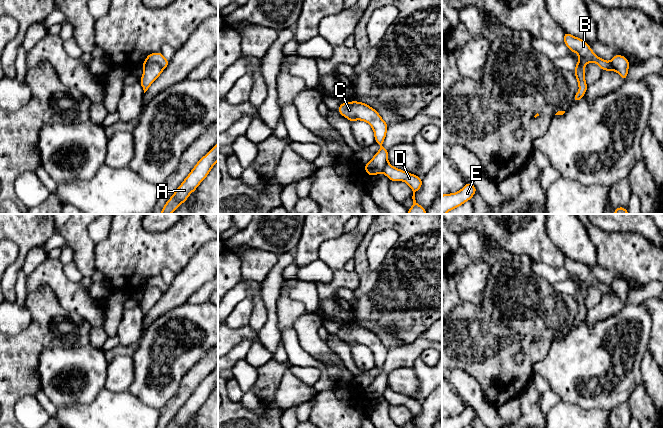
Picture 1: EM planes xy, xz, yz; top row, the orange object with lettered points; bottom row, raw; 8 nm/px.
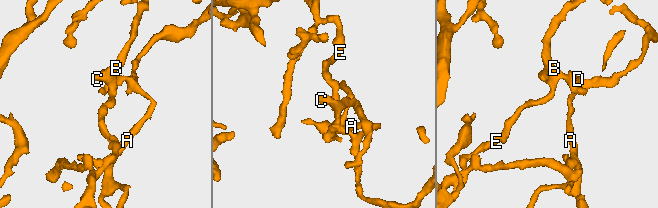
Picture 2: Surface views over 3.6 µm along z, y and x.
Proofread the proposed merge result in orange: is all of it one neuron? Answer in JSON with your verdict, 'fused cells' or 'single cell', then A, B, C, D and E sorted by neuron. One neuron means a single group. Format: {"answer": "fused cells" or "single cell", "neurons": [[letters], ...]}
{"answer": "fused cells", "neurons": [["A", "D"], ["B", "C", "E"]]}

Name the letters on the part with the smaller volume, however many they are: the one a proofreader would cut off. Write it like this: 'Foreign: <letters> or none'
Foreign: A, D

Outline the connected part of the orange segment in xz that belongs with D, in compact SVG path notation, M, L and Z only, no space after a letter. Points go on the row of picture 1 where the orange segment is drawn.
M388 162L384 166L382 173L384 173L390 179L390 181L405 181L412 189L413 206L408 209L408 214L426 214L426 209L420 206L415 200L415 193L422 186L422 178L410 174L409 172L397 169Z

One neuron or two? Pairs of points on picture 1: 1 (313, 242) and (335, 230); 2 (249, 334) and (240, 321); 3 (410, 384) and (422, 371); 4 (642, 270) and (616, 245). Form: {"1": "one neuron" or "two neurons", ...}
{"1": "one neuron", "2": "two neurons", "3": "two neurons", "4": "one neuron"}

